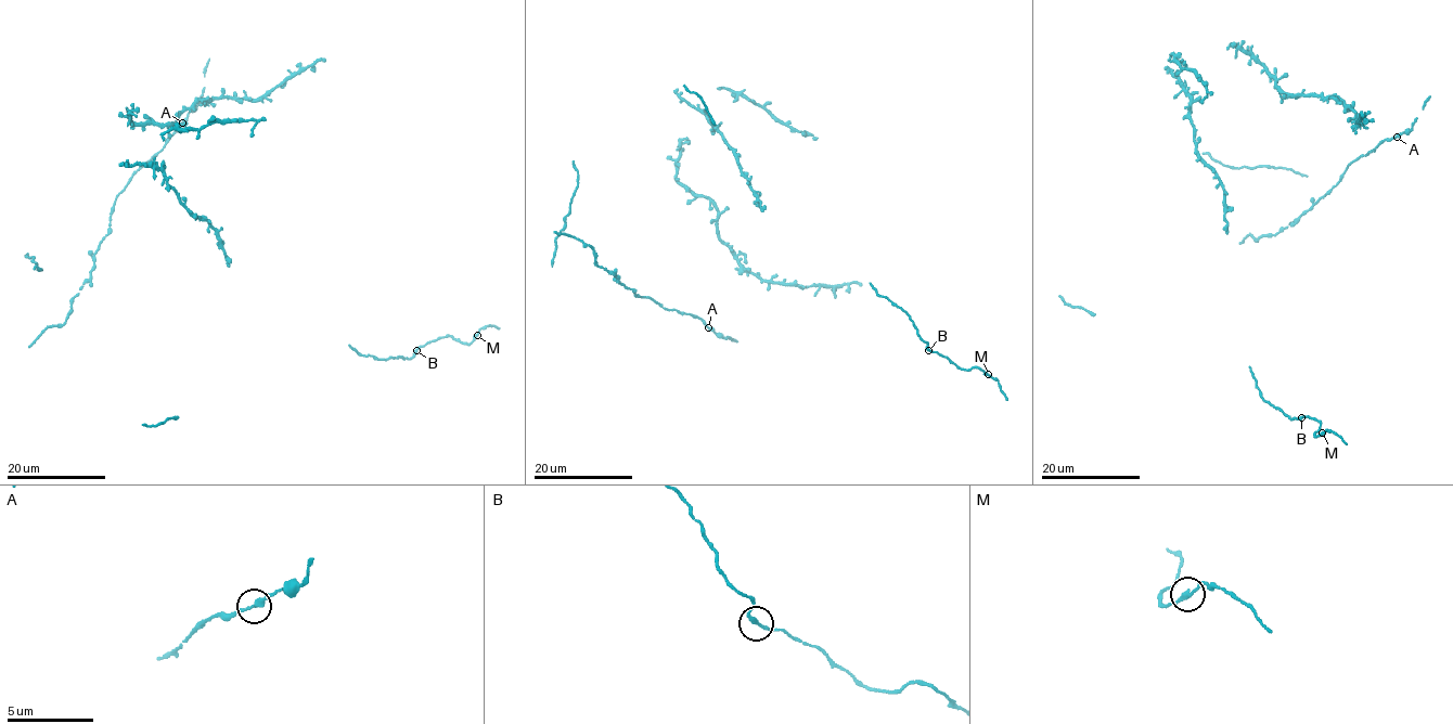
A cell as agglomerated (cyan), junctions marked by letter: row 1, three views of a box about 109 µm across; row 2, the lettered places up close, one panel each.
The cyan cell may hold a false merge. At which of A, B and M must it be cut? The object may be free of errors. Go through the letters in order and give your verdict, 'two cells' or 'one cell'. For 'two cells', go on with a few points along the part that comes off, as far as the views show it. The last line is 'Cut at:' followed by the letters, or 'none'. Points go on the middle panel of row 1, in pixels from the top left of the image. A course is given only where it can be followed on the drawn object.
A: one cell
B: one cell
M: one cell
Cut at: none

